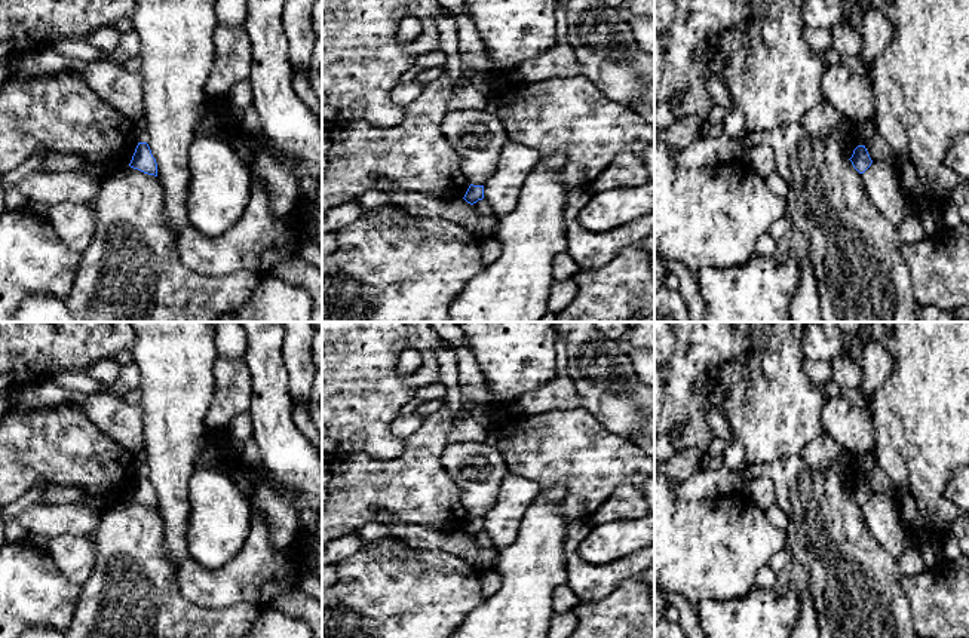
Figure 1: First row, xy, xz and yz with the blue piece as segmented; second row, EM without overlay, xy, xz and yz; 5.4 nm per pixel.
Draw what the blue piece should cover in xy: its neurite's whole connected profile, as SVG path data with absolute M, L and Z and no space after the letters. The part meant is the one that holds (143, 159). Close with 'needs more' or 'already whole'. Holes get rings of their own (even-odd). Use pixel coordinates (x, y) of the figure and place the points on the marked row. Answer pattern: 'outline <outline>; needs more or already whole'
outline M138 142L129 166L157 177L157 163L147 142Z; already whole

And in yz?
outline M858 145L849 160L859 174L864 174L873 163L865 145Z; already whole

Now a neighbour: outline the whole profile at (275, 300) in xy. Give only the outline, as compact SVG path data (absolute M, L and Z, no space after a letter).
M264 274L240 309L215 322L312 322L312 297L280 276Z

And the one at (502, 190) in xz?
M513 141L505 144L496 171L484 184L484 200L490 203L497 218L516 205L522 184L540 159L542 154L533 147Z

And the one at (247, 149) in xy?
M248 137L245 139L242 139L242 141L237 141L231 147L237 153L237 156L243 162L246 162L248 165L252 163L252 160L254 160L254 157L257 154L257 150L258 150L257 141L254 138L248 138Z

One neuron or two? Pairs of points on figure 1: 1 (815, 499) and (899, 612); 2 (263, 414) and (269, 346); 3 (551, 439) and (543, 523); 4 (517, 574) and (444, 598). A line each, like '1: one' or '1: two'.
1: one
2: one
3: two
4: two

